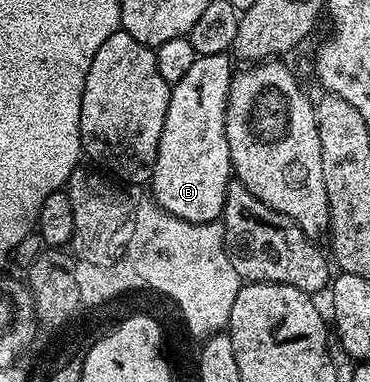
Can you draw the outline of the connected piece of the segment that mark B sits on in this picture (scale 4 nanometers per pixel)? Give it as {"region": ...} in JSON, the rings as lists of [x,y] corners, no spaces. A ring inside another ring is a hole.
{"region":[[[229,53],[197,56],[183,79],[169,91],[167,115],[151,178],[151,197],[165,213],[191,223],[218,220],[229,193],[233,164],[227,147],[225,112],[234,75],[229,61]]]}

